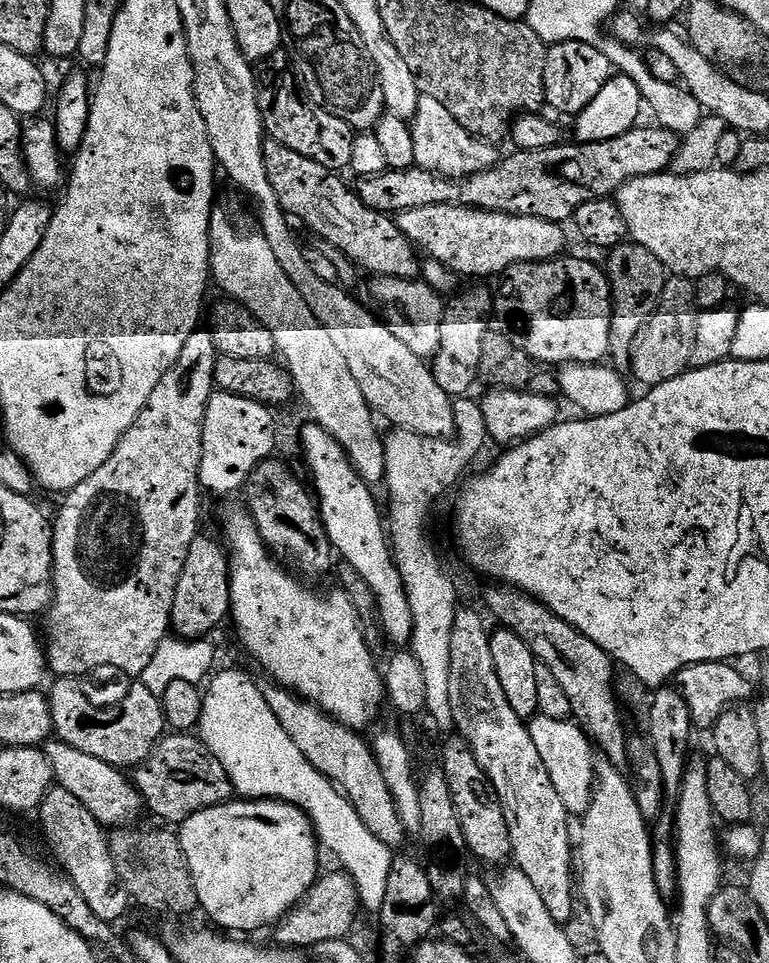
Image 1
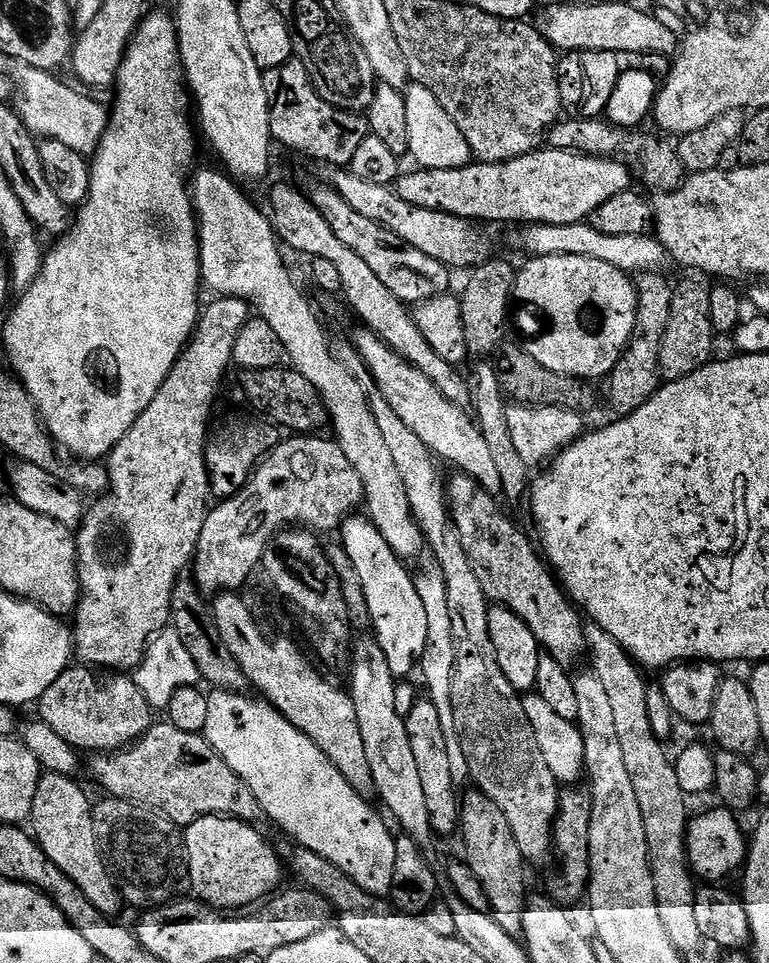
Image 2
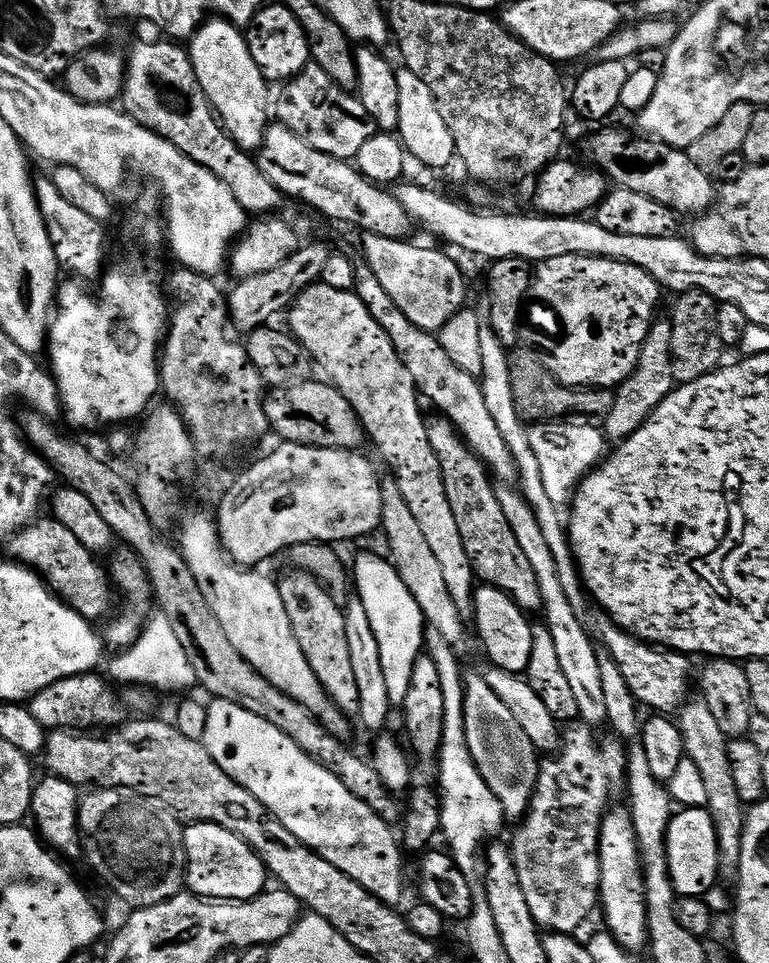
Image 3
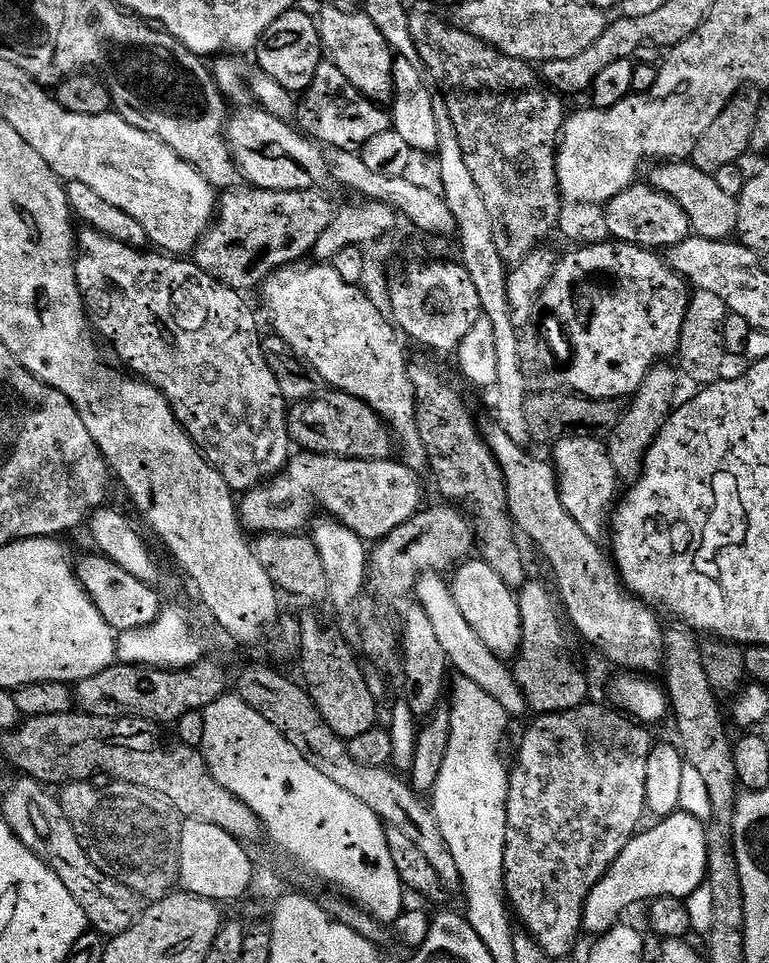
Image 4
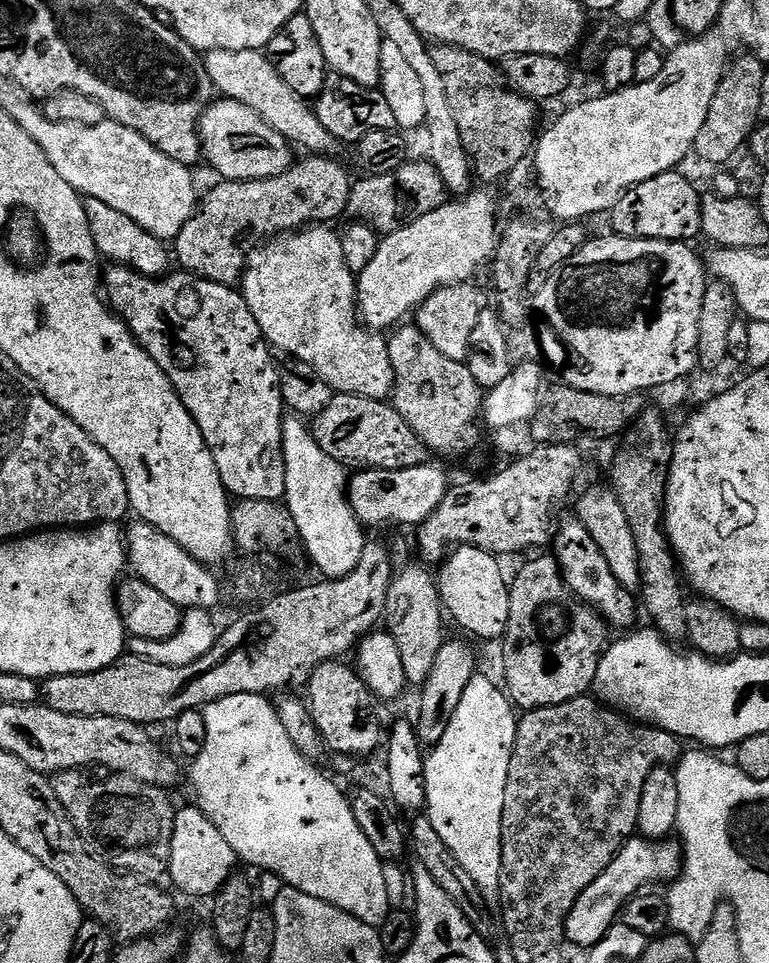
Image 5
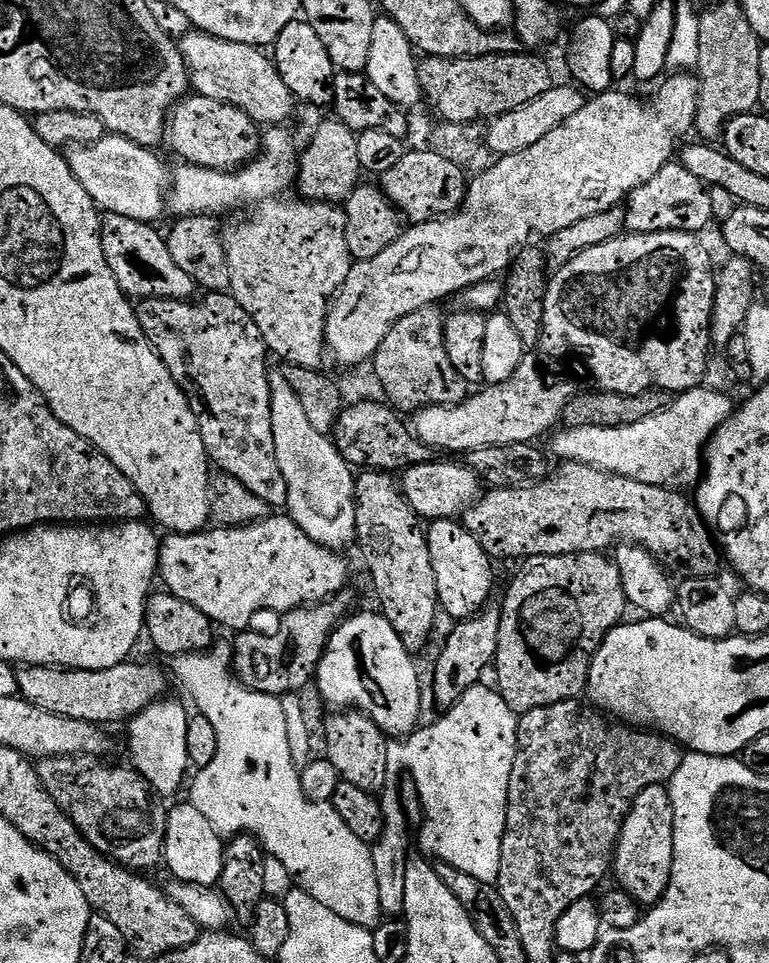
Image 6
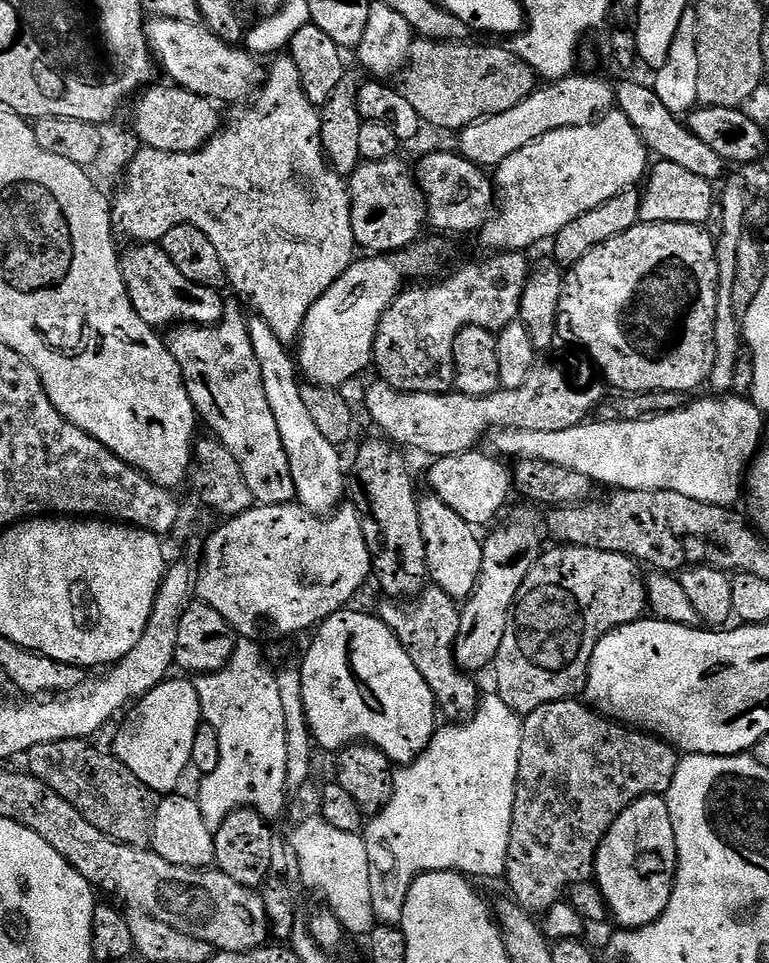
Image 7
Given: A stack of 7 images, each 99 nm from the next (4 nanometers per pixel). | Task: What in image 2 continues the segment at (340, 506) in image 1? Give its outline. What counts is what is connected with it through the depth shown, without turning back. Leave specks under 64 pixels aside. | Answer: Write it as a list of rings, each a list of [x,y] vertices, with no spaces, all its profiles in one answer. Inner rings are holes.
[[[360,514],[350,516],[341,525],[341,534],[340,545],[360,576],[369,623],[375,630],[373,637],[384,652],[393,675],[396,678],[409,677],[406,675],[417,669],[425,652],[428,631],[426,610],[418,595],[415,579],[367,517]]]

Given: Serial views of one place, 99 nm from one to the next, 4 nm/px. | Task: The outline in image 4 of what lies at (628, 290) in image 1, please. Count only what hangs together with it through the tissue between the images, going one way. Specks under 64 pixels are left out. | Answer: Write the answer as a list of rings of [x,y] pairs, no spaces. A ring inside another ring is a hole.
[[[658,363],[648,371],[646,378],[642,378],[642,384],[638,386],[638,390],[630,398],[629,404],[632,405],[629,408],[627,405],[621,411],[618,422],[607,433],[606,443],[610,462],[621,481],[631,481],[643,469],[644,459],[650,450],[650,446],[656,441],[662,426],[674,411],[672,399],[676,396],[676,376],[678,377],[678,372],[673,365],[672,369],[668,364],[671,363]]]

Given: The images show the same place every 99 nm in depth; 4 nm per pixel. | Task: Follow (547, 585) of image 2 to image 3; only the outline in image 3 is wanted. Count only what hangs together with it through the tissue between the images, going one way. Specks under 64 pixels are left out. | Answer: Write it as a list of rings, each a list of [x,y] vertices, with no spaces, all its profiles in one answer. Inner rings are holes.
[[[436,414],[433,417],[428,420],[430,446],[434,446],[434,454],[438,454],[438,466],[442,466],[442,482],[446,482],[446,498],[450,498],[450,510],[454,510],[458,530],[462,533],[462,546],[466,546],[466,554],[470,554],[470,562],[476,572],[477,581],[481,585],[505,592],[526,614],[539,613],[544,603],[542,590],[538,590],[538,578],[534,578],[534,569],[526,559],[522,546],[518,546],[518,538],[514,538],[514,530],[510,530],[510,522],[506,522],[506,514],[502,514],[502,505],[498,503],[496,493],[497,485],[489,469],[484,461],[465,444],[460,432],[448,421],[447,416]]]

